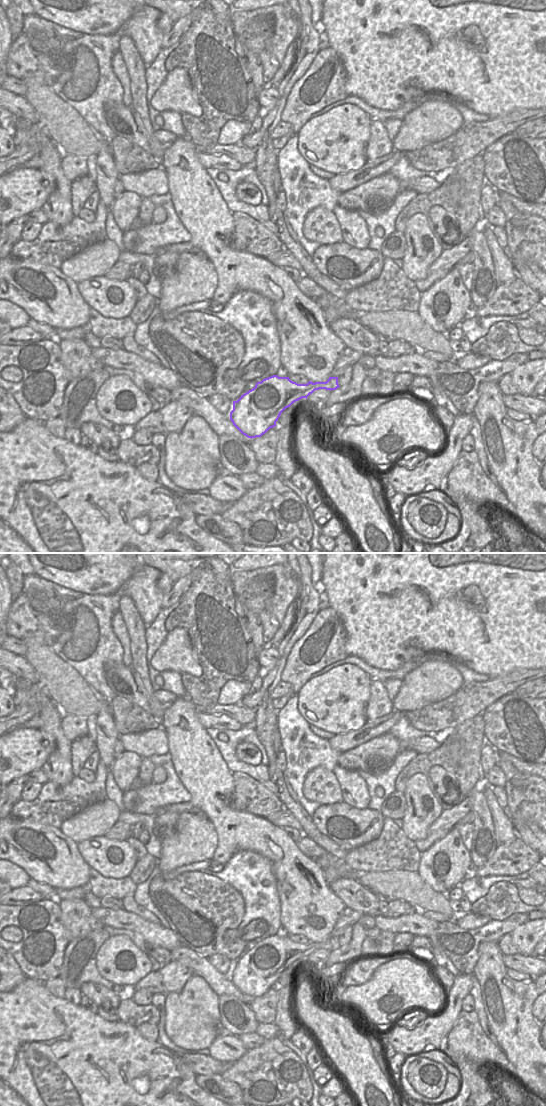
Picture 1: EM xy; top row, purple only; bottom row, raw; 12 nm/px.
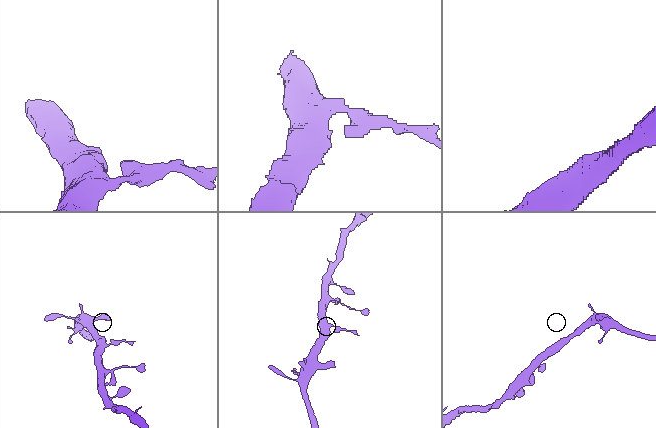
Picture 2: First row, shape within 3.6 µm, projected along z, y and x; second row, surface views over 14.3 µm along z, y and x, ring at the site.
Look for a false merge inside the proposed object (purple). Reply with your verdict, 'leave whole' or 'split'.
split

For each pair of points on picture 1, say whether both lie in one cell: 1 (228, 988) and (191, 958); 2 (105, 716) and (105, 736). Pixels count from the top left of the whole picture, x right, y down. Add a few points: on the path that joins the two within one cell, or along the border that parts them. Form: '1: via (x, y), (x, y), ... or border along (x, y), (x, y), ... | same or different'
1: via (219, 983), (200, 965) | same
2: via (105, 721), (105, 731) | same

